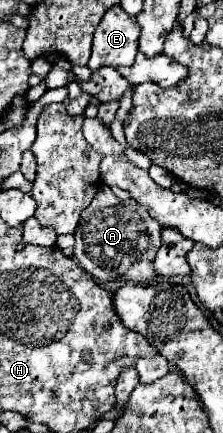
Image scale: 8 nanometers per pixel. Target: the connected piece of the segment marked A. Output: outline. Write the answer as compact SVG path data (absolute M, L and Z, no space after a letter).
M102 186L90 206L82 212L78 232L74 232L74 258L102 286L120 284L154 284L158 278L154 270L154 256L160 248L160 226L150 220L146 208L136 200L118 200L108 186Z

